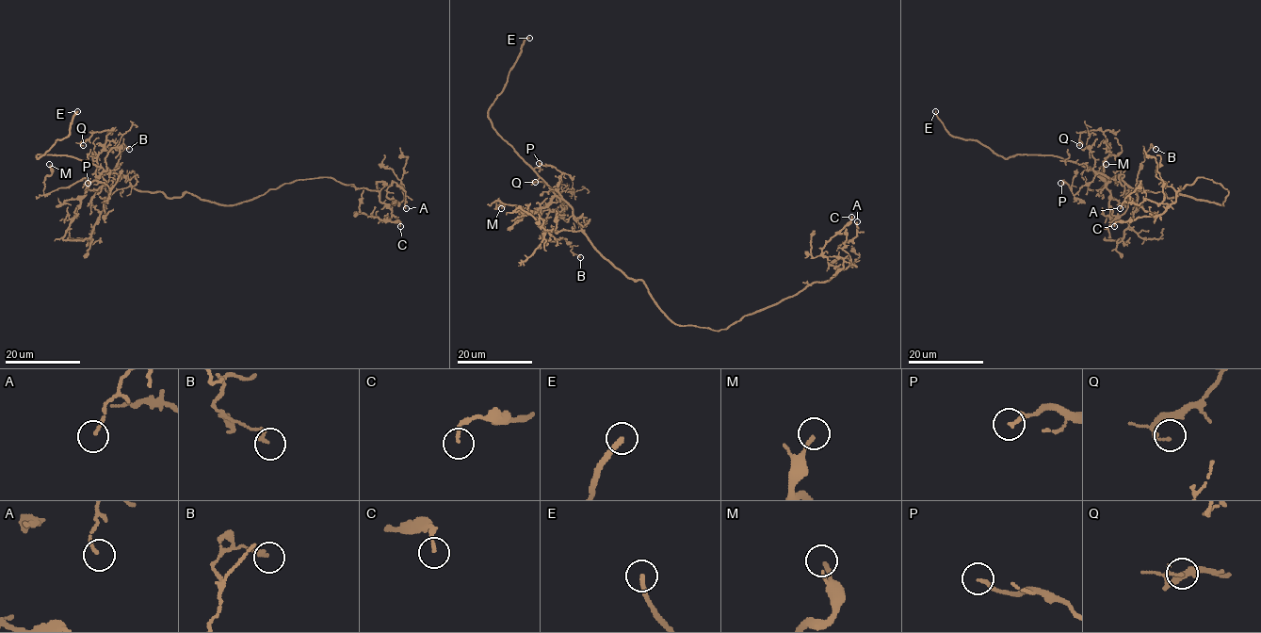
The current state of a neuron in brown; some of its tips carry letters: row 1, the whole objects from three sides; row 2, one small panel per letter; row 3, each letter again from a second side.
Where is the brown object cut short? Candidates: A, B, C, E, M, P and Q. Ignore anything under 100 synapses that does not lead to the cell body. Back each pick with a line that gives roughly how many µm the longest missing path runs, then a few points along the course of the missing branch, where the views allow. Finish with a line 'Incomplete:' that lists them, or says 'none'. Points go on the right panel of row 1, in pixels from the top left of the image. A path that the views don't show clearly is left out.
E: missing 10 µm; course (935, 111), (937, 99), (935, 83), (931, 78)
Incomplete: E

